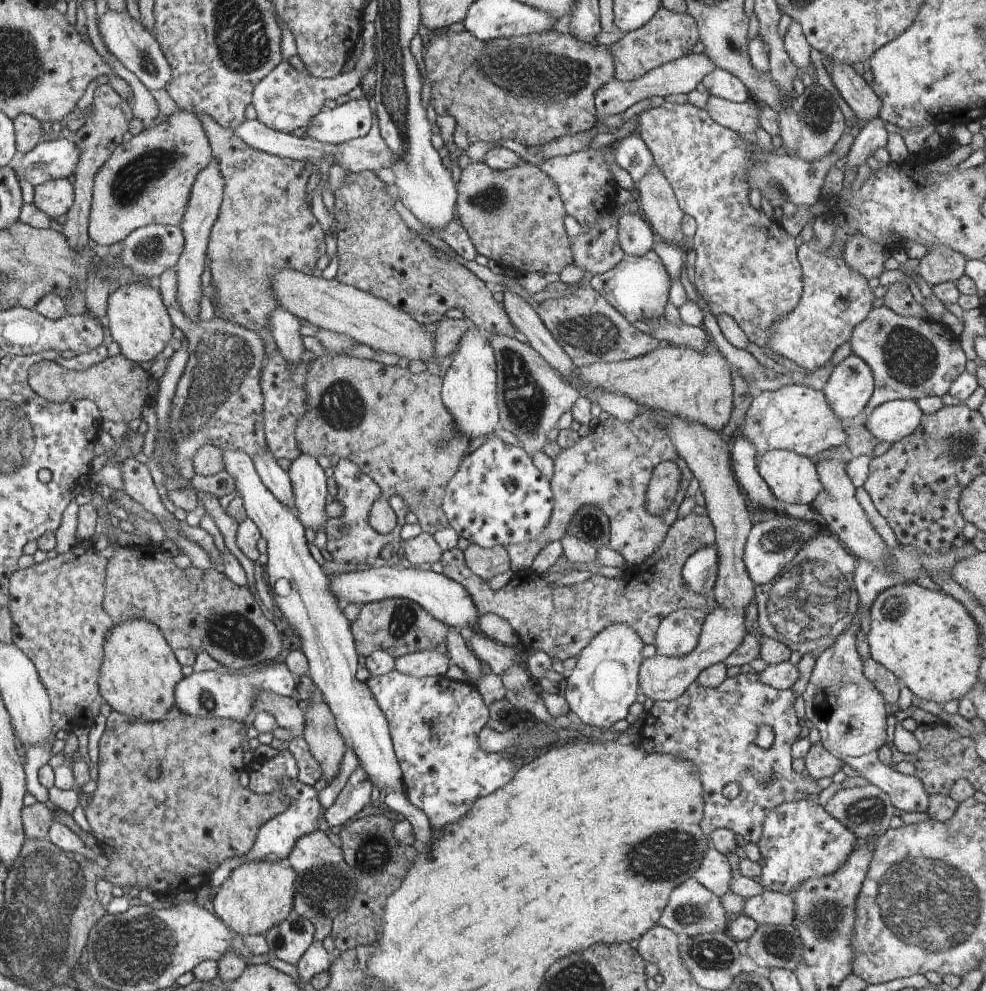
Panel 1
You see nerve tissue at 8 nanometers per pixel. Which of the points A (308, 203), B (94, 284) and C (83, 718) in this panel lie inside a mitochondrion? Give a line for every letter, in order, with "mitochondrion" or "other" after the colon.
A: other
B: other
C: other

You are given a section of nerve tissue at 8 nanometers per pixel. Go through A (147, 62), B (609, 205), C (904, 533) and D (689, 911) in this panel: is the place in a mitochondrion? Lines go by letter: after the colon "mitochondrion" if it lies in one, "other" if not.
A: mitochondrion
B: other
C: other
D: mitochondrion

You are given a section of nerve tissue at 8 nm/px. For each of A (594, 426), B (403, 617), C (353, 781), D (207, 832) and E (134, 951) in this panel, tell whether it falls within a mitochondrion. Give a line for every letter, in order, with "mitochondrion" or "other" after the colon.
A: other
B: mitochondrion
C: other
D: other
E: mitochondrion

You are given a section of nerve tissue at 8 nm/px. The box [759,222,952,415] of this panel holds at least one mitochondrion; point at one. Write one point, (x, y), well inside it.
(911, 358)

